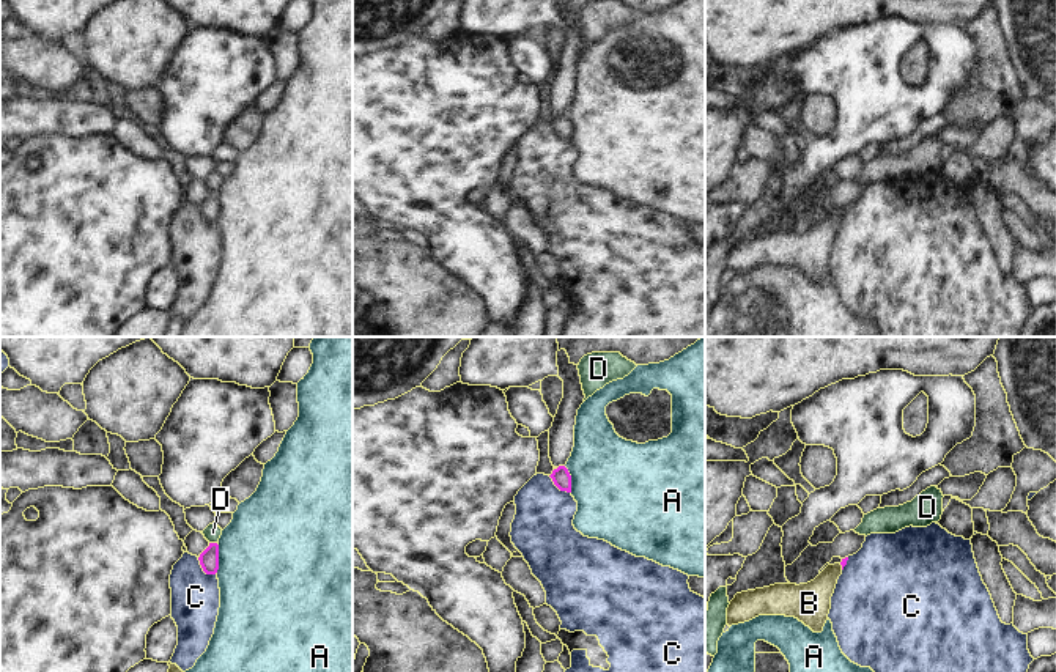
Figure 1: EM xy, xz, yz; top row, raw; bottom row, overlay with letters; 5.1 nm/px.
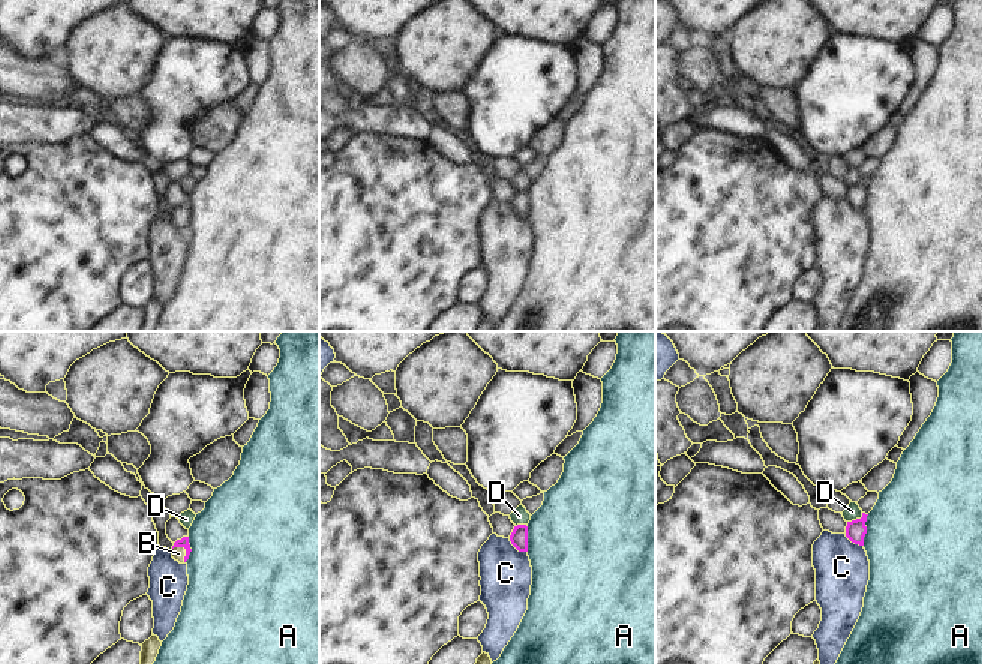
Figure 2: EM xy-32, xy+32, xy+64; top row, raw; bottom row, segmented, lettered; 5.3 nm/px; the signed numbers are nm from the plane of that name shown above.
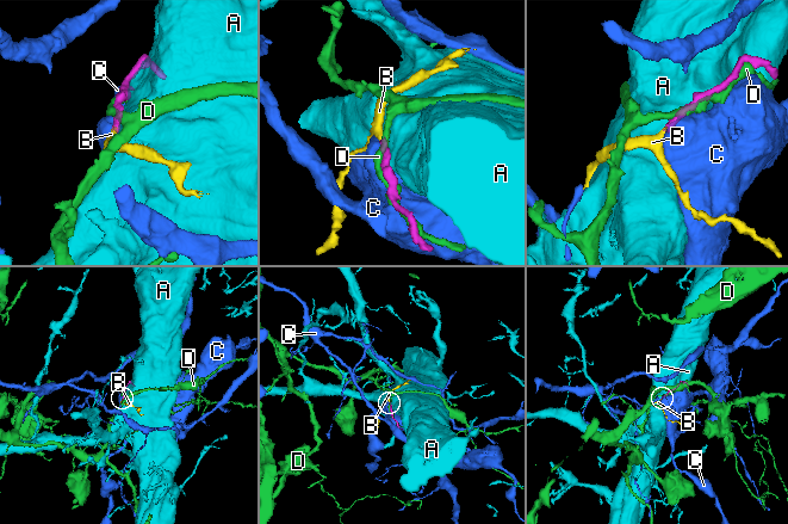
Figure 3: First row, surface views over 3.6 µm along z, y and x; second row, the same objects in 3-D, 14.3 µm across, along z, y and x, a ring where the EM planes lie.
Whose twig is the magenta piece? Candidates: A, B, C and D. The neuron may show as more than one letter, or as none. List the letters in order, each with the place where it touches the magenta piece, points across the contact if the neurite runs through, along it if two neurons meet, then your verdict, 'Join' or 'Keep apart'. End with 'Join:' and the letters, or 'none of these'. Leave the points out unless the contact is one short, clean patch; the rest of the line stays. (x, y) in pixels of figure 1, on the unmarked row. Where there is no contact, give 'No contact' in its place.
A: Touches magenta at xy (217, 206). Keep apart
B: Touches magenta at yz (842, 214). Path across: yz (844, 208), (842, 214), (809, 251). Join
C: Touches magenta at xy (203, 217). Boundary: xy (197, 205), (202, 216), (214, 222). Keep apart
D: Touches magenta at xy (213, 191). Keep apart
Join: B

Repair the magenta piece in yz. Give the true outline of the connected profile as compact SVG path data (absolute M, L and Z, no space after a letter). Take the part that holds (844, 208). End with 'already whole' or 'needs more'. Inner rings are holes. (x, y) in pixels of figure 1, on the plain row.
M848 205L840 211L828 212L807 231L774 231L737 241L727 255L727 272L744 271L759 263L785 263L798 266L814 280L822 280L847 208Z | needs more

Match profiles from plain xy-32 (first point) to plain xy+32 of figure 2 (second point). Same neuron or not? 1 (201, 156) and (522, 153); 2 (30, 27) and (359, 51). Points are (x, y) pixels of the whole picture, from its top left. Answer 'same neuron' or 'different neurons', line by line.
1: same neuron
2: different neurons

